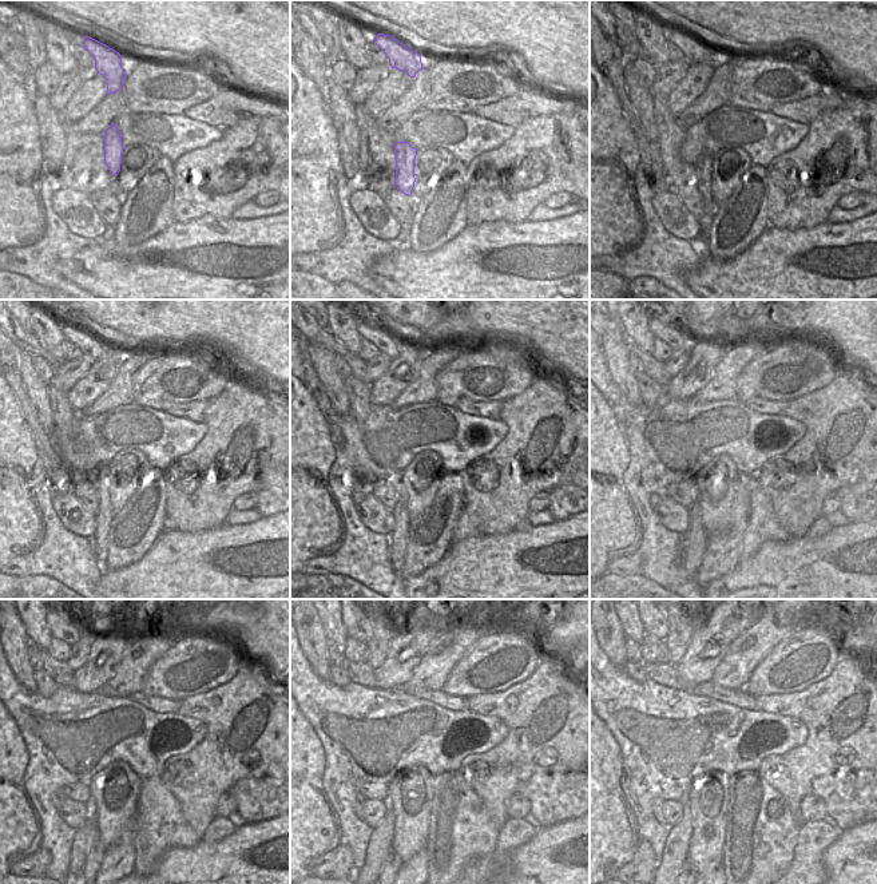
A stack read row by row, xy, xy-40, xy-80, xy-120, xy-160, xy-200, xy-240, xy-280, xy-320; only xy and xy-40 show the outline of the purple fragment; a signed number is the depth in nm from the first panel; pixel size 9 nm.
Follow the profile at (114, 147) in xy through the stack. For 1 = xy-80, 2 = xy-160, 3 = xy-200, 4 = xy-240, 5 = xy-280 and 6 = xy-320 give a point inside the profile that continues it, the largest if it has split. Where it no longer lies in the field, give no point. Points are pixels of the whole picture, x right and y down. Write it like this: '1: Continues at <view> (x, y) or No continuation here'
1: Continues at xy-80 (703, 167)
2: Continues at xy-160 (397, 548)
3: Continues at xy-200 (694, 539)
4: Continues at xy-240 (95, 848)
5: Continues at xy-280 (393, 863)
6: Continues at xy-320 (689, 871)

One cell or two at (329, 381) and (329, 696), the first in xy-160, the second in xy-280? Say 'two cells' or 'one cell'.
two cells

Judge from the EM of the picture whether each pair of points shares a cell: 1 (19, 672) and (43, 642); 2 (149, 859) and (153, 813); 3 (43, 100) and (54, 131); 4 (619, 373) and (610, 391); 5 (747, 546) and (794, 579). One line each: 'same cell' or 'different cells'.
1: different cells
2: same cell
3: same cell
4: different cells
5: different cells

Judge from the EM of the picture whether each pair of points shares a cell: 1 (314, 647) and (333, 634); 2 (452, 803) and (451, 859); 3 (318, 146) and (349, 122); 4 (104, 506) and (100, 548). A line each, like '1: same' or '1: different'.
1: different
2: same
3: different
4: same

